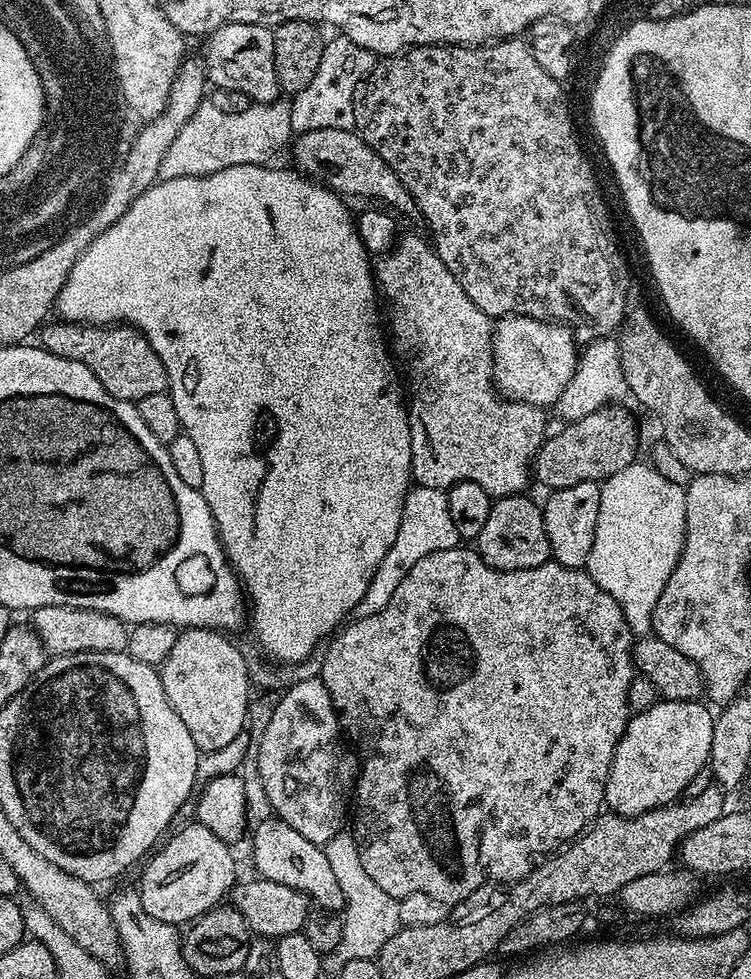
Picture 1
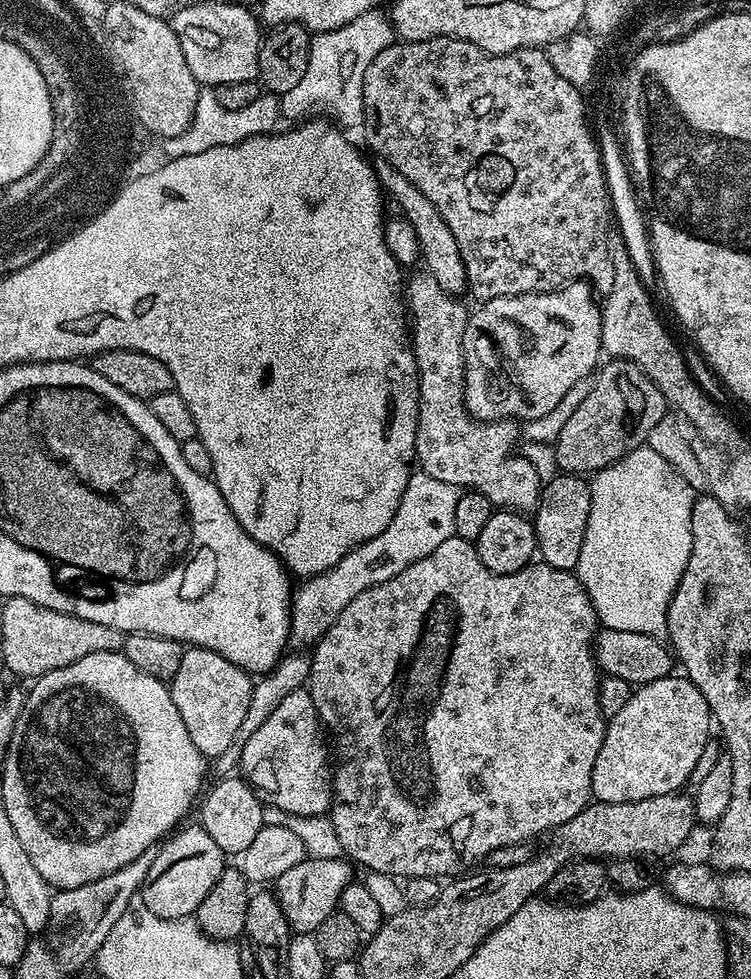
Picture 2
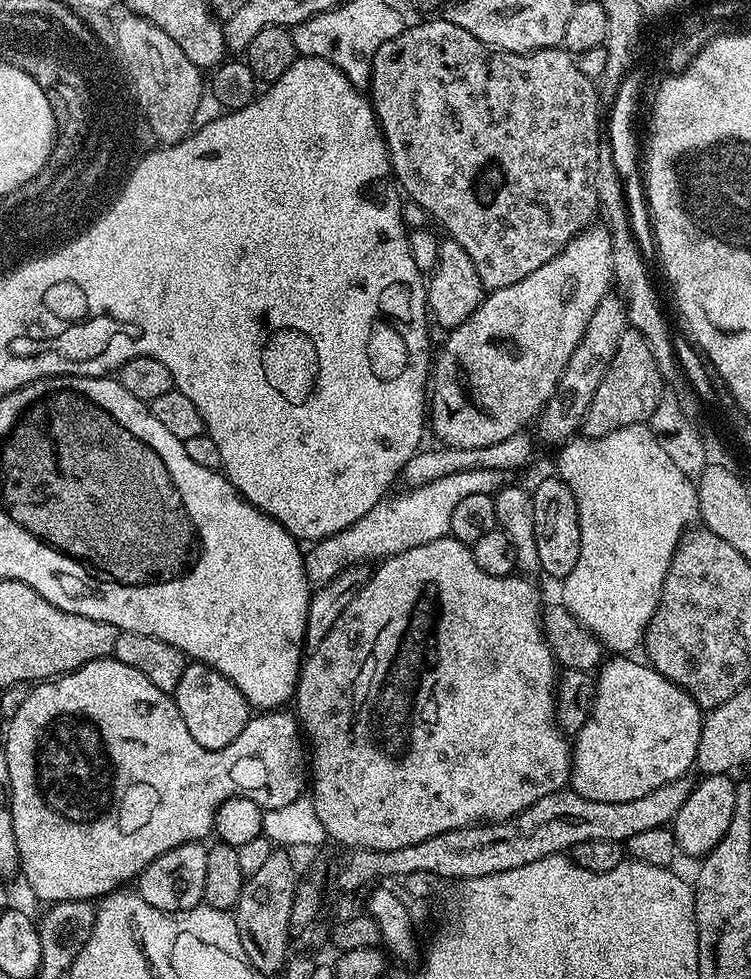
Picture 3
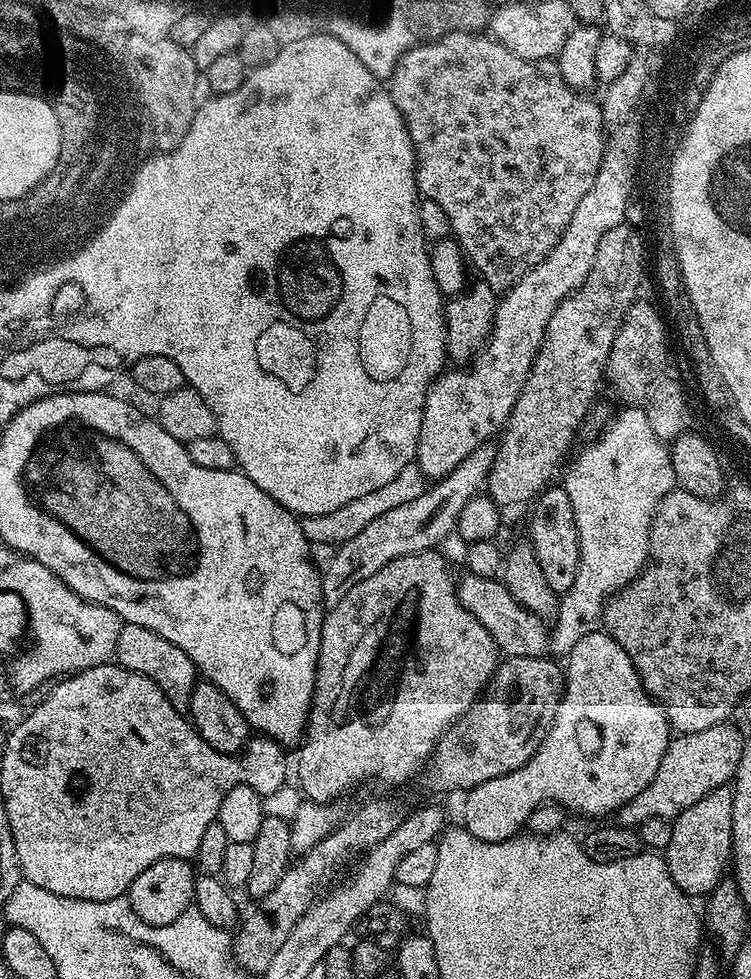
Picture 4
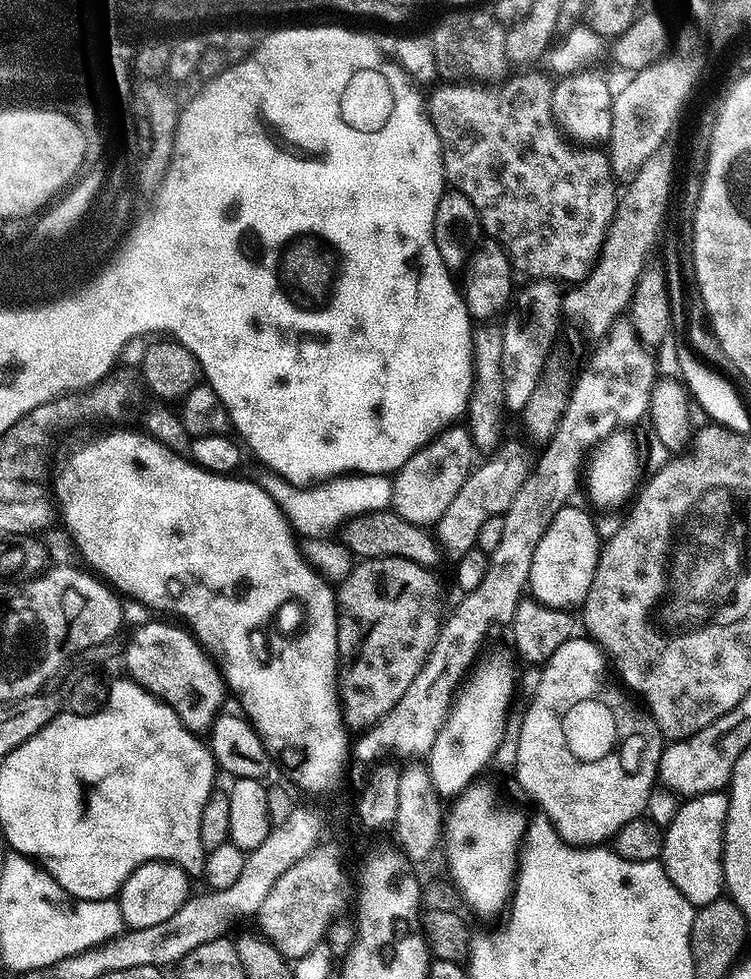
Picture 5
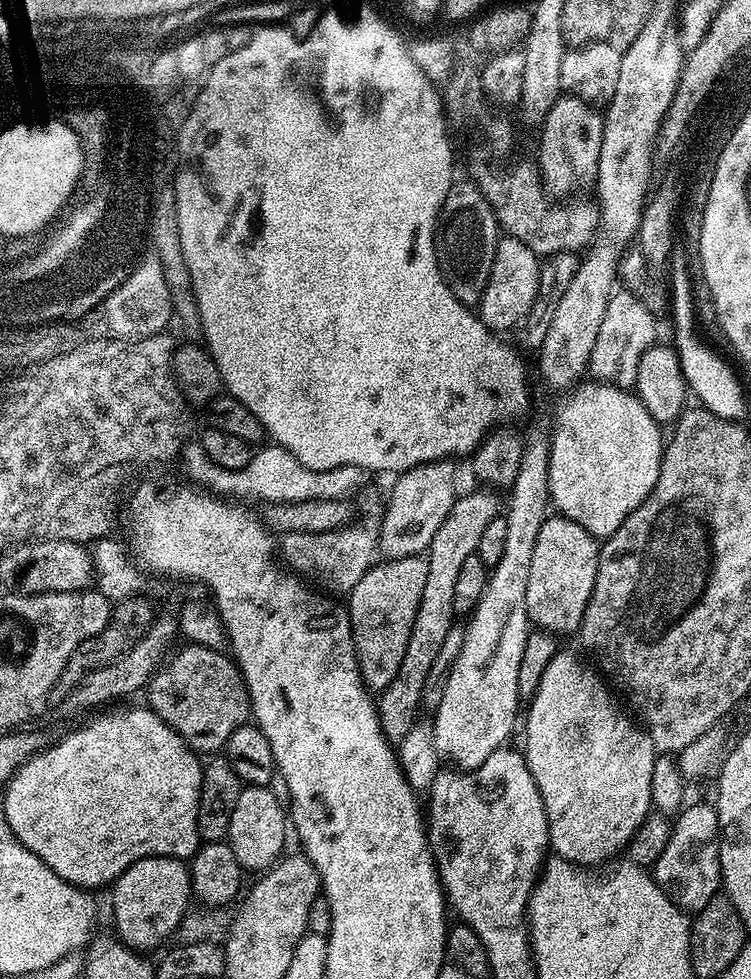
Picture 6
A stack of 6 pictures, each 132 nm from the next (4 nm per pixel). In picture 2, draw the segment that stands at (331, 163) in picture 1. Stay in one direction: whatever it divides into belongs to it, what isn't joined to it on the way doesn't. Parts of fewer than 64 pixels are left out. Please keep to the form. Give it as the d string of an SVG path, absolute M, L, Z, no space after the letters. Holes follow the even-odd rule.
M377 159L374 167L381 189L390 197L391 203L402 206L402 214L406 222L414 226L423 267L432 275L434 282L438 282L438 286L442 286L442 290L446 290L446 294L451 296L459 297L460 292L467 293L466 264L462 262L462 250L458 250L458 242L454 242L454 234L450 234L450 226L446 226L446 218L442 218L434 202L430 202L430 198L426 198L426 194L422 194L422 190L418 190L418 186L410 182L410 178L398 174L398 170L390 166L390 162Z

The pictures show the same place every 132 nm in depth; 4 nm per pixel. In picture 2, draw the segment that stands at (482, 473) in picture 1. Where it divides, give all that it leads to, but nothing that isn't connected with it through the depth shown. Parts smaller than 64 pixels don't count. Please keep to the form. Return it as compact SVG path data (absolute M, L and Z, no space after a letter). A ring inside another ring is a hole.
M427 270L412 275L416 274L406 280L406 308L416 319L410 328L410 347L420 376L415 463L419 471L438 478L438 482L459 482L465 489L481 492L497 509L535 513L542 479L539 470L516 453L516 443L522 440L521 425L515 419L475 420L464 405L462 334L469 309L464 309L457 297L446 294Z

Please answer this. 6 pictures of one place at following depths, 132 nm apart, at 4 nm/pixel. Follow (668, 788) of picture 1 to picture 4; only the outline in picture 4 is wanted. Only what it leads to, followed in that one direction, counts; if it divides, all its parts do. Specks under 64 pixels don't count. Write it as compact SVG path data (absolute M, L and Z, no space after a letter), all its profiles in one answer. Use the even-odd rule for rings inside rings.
M603 630L586 634L567 657L564 697L542 746L538 746L530 762L518 770L502 778L490 778L490 782L482 782L482 786L463 793L462 827L474 838L482 838L482 842L502 842L513 839L527 825L528 816L539 804L558 804L580 816L619 813L622 806L650 786L658 762L662 762L662 754L666 754L669 739L670 725L664 708L642 686L638 670L634 670L634 662L630 662L630 654Z

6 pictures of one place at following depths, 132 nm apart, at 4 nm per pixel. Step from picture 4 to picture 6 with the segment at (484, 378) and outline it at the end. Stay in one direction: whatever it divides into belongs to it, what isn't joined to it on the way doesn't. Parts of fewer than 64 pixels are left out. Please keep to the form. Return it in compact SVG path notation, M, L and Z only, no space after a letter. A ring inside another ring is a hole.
M451 459L432 460L395 477L396 485L388 496L388 509L383 509L380 522L378 552L384 560L401 560L427 553L434 534L438 534L438 526L446 522L458 499L456 468L452 464L455 463Z

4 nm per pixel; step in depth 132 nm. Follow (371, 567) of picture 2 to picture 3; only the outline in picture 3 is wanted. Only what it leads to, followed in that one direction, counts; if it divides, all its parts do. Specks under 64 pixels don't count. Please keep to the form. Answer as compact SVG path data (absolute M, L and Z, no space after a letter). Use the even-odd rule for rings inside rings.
M460 470L458 474L446 474L446 478L426 482L417 488L389 494L378 502L378 506L374 506L374 510L370 510L370 514L358 518L354 526L346 526L346 530L330 538L315 541L309 547L312 549L304 552L304 569L308 579L313 585L323 586L336 576L360 566L356 564L364 564L367 560L383 562L389 556L397 556L414 546L449 535L450 517L462 498L469 494L492 496L505 484L506 473L502 470Z

